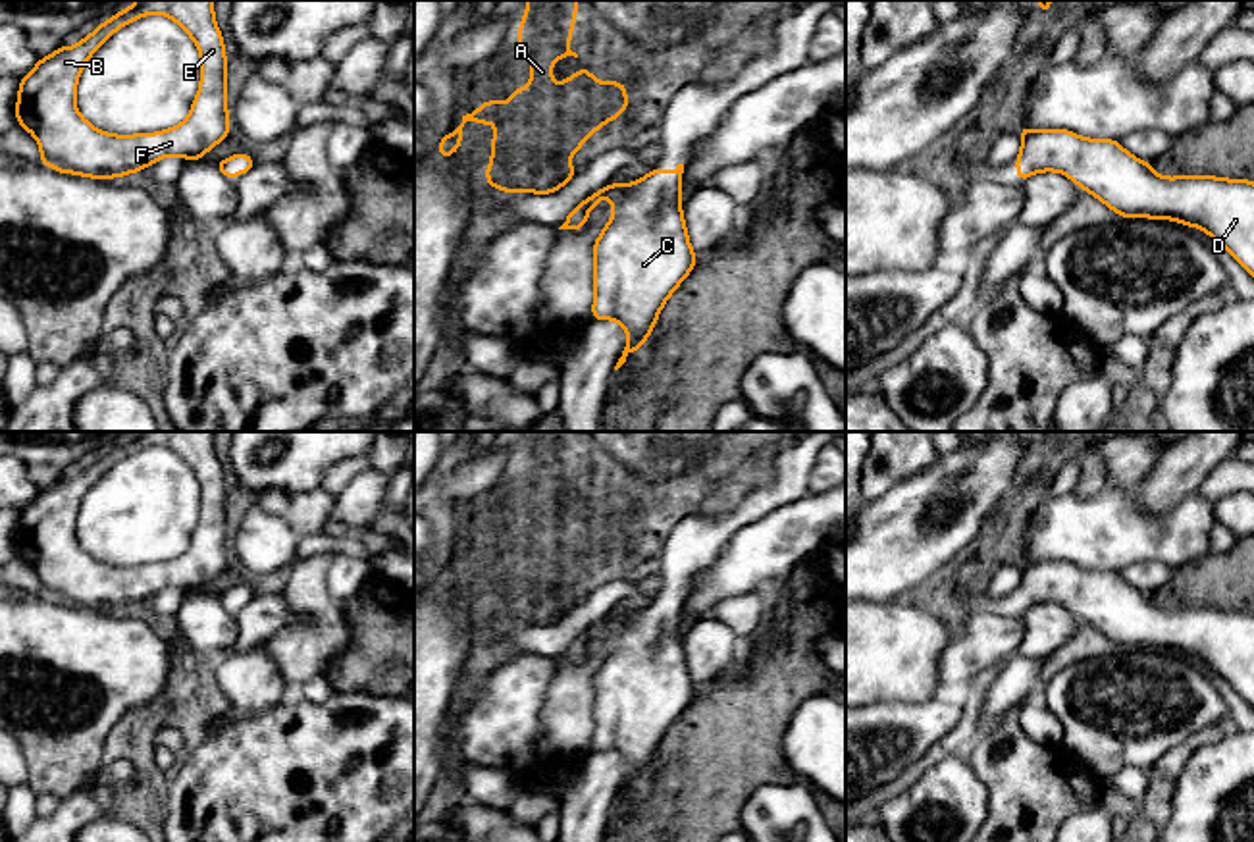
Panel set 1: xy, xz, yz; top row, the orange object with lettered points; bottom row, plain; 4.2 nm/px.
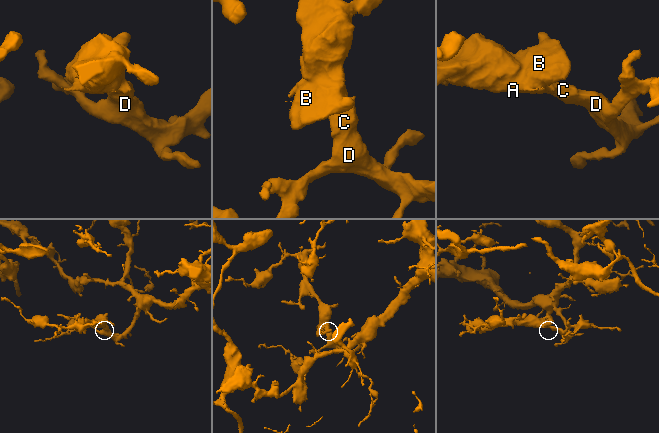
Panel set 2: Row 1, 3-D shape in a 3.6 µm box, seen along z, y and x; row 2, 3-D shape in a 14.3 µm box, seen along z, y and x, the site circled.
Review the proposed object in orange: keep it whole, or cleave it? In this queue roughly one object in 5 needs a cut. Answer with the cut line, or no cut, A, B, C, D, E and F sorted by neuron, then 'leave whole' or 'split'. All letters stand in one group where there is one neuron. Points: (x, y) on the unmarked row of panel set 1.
no cut; A B C D E F; leave whole

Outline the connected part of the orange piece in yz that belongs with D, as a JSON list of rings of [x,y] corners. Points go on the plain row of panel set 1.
[[[1021,557],[1017,613],[1058,603],[1123,649],[1173,651],[1204,661],[1254,707],[1254,613],[1163,609],[1119,572]]]

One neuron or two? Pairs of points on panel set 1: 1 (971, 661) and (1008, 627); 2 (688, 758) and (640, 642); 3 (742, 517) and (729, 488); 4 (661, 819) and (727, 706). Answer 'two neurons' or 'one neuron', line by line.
1: one neuron
2: two neurons
3: two neurons
4: one neuron

